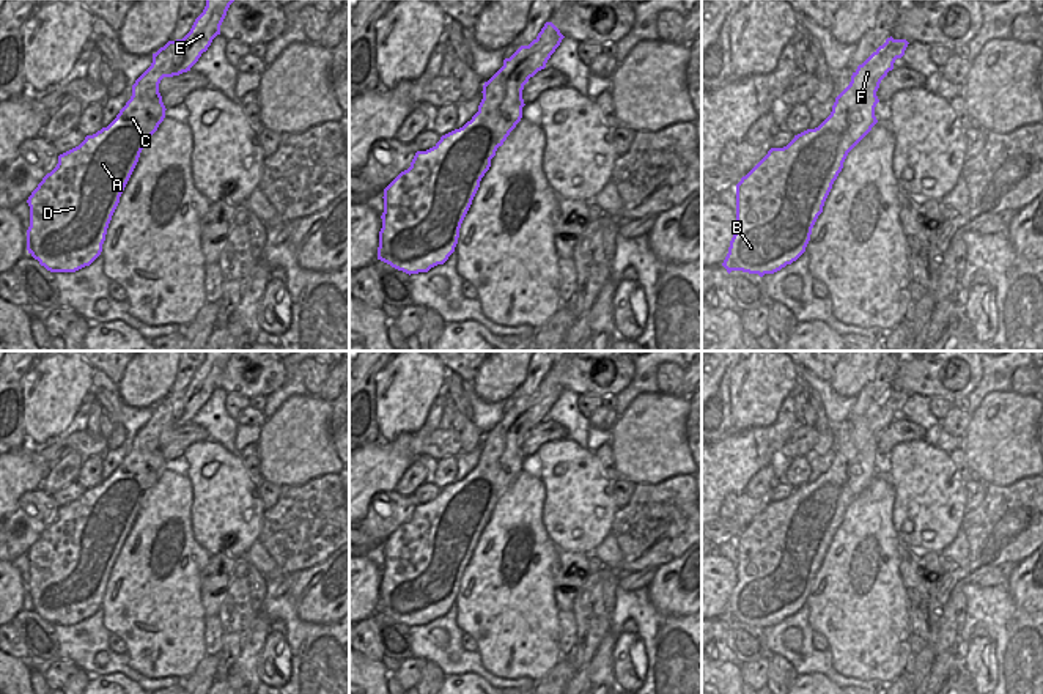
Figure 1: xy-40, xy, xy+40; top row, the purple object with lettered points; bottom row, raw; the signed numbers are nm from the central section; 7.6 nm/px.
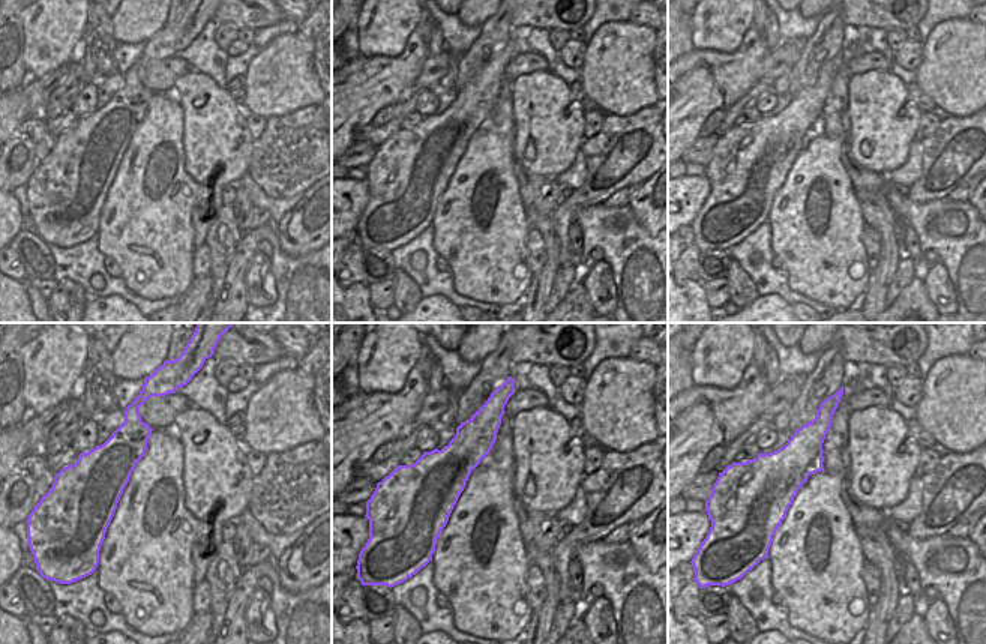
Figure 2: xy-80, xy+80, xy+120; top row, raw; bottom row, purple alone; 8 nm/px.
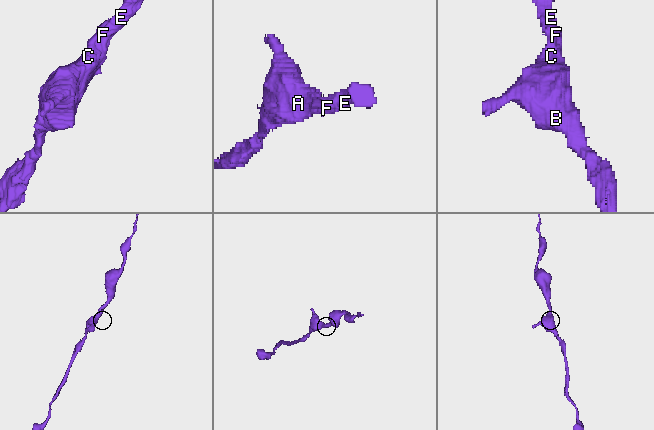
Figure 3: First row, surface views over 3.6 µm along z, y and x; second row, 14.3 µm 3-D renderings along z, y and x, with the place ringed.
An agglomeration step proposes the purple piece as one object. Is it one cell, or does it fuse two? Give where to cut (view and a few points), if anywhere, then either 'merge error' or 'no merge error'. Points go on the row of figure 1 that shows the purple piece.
no cut; no merge error

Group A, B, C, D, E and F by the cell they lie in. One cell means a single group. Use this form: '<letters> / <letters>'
A B C D E F

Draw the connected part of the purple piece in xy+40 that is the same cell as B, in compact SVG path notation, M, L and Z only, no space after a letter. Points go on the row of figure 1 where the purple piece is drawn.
M886 39L851 76L850 85L835 98L831 115L815 129L807 129L783 148L768 154L736 184L736 231L722 266L730 274L774 274L796 261L810 241L812 228L823 212L834 181L843 168L848 153L878 123L875 107L881 80L905 55L906 39Z

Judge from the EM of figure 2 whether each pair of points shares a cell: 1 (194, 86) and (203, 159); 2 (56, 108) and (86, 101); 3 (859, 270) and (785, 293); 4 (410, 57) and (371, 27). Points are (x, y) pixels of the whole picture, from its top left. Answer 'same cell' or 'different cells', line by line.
1: same cell
2: different cells
3: different cells
4: different cells

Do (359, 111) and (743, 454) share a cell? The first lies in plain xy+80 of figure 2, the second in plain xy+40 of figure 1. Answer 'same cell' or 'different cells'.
same cell

